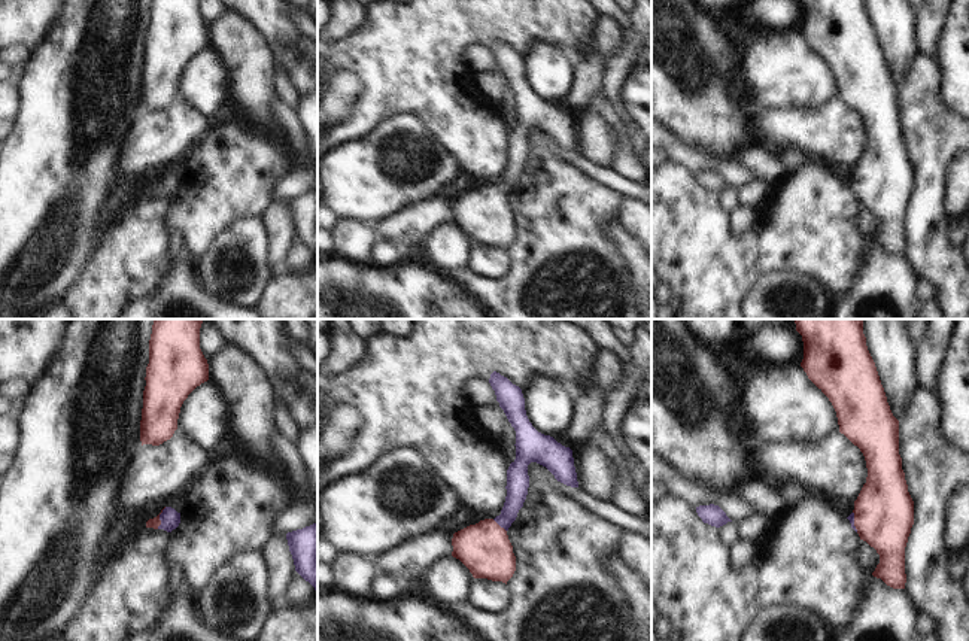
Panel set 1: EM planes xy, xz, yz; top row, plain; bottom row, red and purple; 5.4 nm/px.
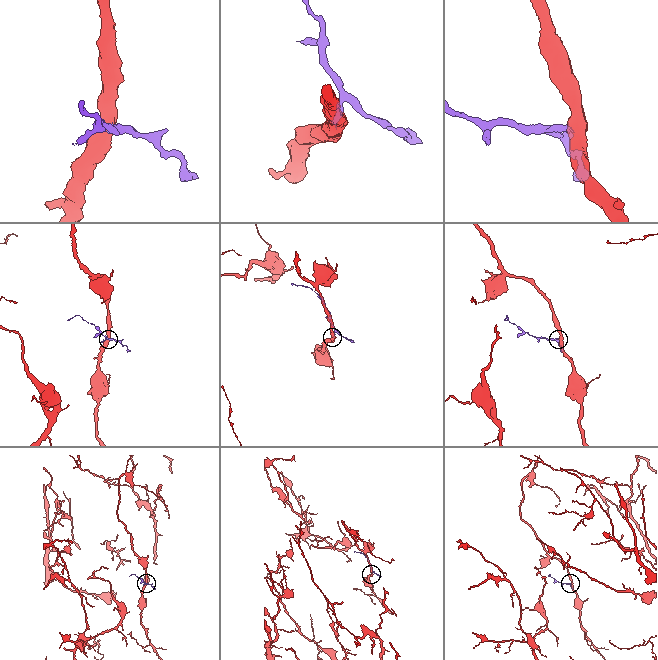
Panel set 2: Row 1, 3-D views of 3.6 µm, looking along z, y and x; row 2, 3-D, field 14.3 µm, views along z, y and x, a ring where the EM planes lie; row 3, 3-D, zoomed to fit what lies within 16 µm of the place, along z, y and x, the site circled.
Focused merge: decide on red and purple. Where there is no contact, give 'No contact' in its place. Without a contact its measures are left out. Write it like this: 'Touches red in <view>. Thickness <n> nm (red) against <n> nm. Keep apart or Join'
Touches red in xy. Thickness 60 nm (red) against 110 nm. Join.

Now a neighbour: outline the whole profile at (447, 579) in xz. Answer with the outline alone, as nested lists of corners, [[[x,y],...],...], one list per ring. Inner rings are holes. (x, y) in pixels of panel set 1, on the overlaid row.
[[[441,558],[420,577],[431,595],[444,602],[464,602],[474,580],[470,569],[456,558]]]

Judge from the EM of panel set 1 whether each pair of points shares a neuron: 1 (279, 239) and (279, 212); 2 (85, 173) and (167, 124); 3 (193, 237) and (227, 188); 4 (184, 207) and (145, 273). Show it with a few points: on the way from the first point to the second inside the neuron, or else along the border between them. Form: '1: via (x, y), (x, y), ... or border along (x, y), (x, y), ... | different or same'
1: via (279, 233), (279, 218) | same
2: border along (134, 120), (120, 154), (117, 175) | different
3: via (199, 225), (199, 216), (215, 200) | same
4: border along (170, 199), (167, 231) | different

